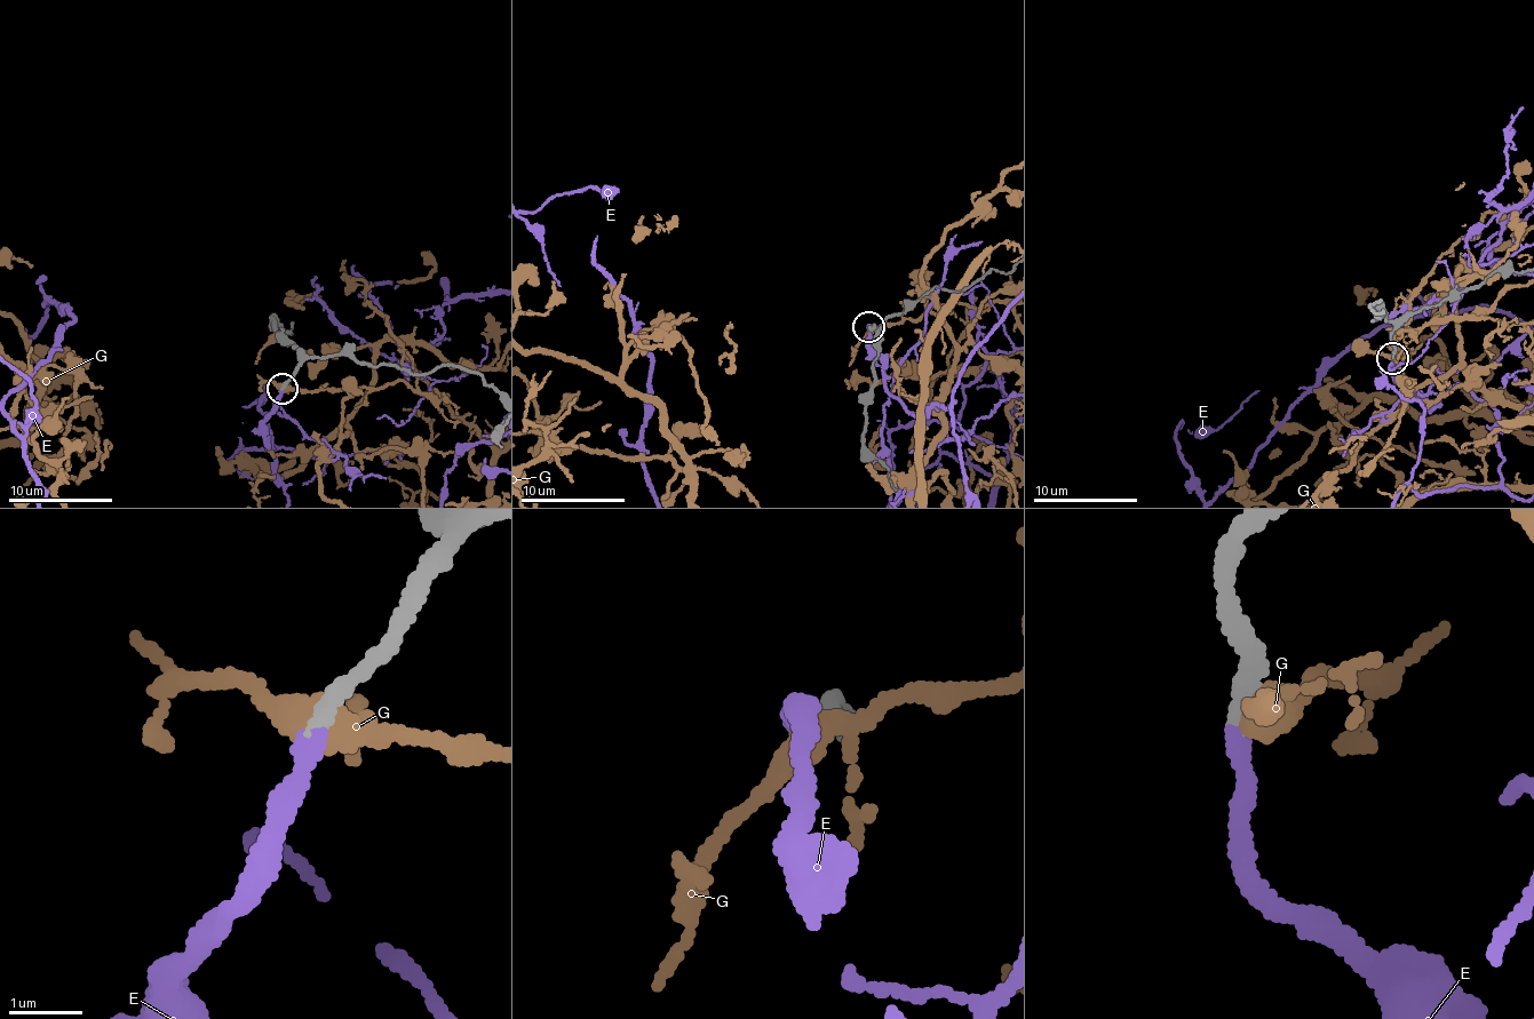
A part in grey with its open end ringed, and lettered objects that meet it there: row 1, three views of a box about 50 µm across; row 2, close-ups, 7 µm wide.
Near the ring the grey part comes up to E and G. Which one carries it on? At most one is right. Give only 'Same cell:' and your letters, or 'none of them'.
Same cell: E

